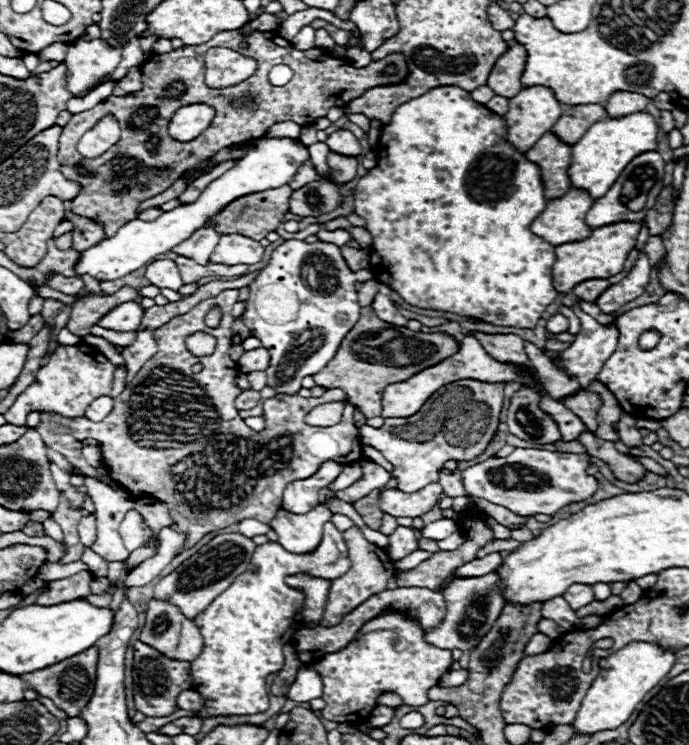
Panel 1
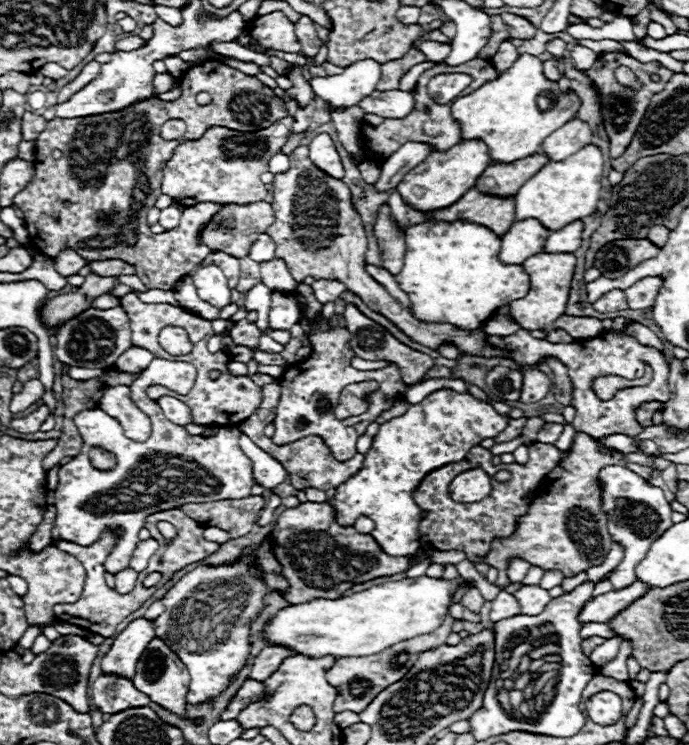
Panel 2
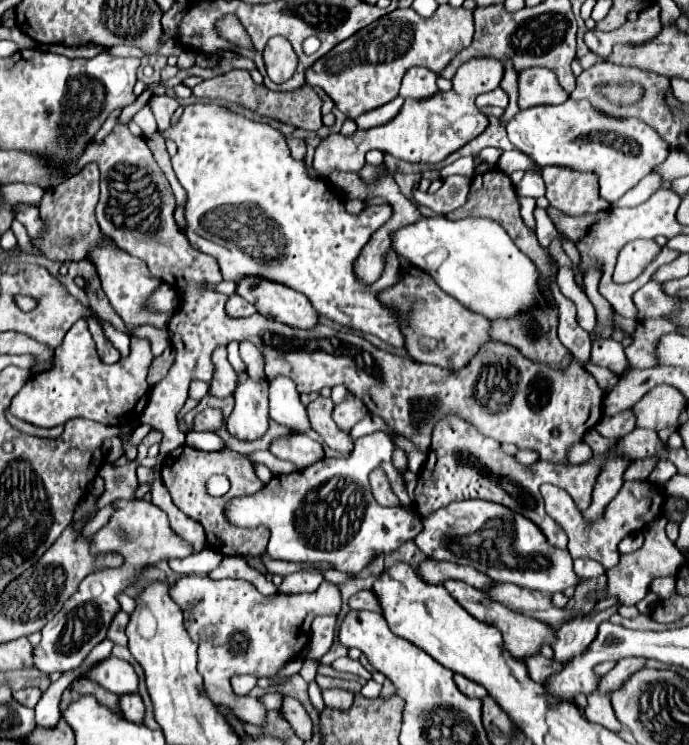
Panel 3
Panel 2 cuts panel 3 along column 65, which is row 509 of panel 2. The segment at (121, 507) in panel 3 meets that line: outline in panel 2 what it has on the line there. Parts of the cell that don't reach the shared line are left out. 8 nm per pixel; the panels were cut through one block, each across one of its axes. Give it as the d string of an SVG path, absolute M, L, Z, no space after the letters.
M608 466L600 472L600 478L604 482L602 508L604 512L608 512L608 532L614 542L626 546L624 560L614 572L614 590L622 590L624 586L632 584L632 580L636 580L634 568L648 554L650 544L660 538L660 534L668 530L668 526L672 526L672 508L660 488L650 486L646 480L642 480L638 474L630 472L624 466Z

